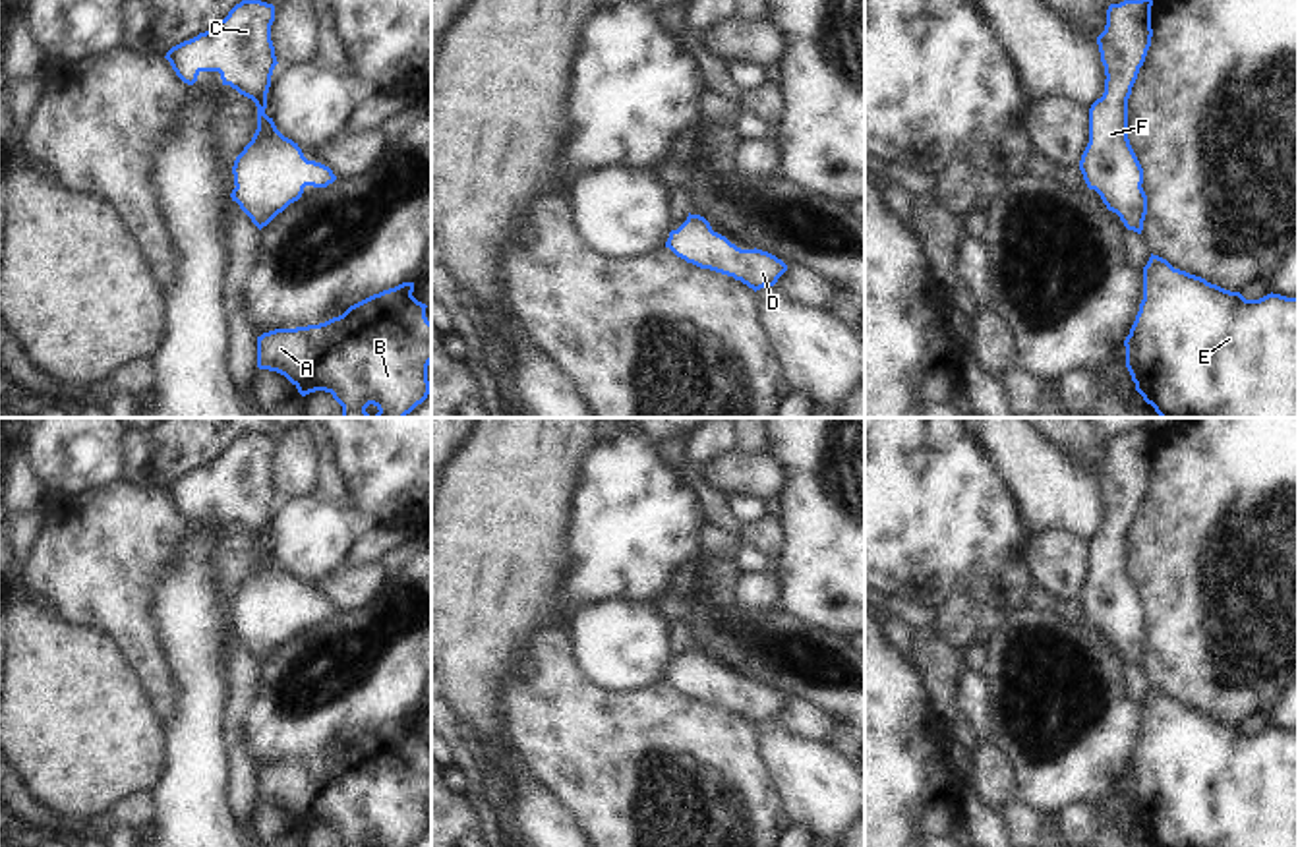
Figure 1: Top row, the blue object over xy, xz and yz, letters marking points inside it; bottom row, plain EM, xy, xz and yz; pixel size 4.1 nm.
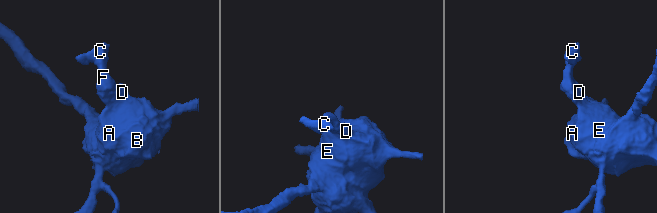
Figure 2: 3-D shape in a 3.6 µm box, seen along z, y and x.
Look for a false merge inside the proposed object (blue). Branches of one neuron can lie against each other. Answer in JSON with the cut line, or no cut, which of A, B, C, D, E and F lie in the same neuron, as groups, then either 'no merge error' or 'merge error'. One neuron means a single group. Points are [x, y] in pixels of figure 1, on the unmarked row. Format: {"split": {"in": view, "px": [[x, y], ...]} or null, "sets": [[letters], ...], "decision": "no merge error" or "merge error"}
{"split": null, "sets": [["A", "B", "C", "D", "E", "F"]], "decision": "no merge error"}

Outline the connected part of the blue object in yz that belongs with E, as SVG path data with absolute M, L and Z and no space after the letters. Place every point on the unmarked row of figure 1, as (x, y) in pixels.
M1153 688L1143 700L1143 733L1124 774L1136 824L1157 847L1298 847L1298 731L1246 733Z

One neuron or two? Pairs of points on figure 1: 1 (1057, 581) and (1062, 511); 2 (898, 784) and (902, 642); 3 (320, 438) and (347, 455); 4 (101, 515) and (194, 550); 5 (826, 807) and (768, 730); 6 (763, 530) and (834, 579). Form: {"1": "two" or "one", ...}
{"1": "two", "2": "two", "3": "two", "4": "two", "5": "one", "6": "two"}

